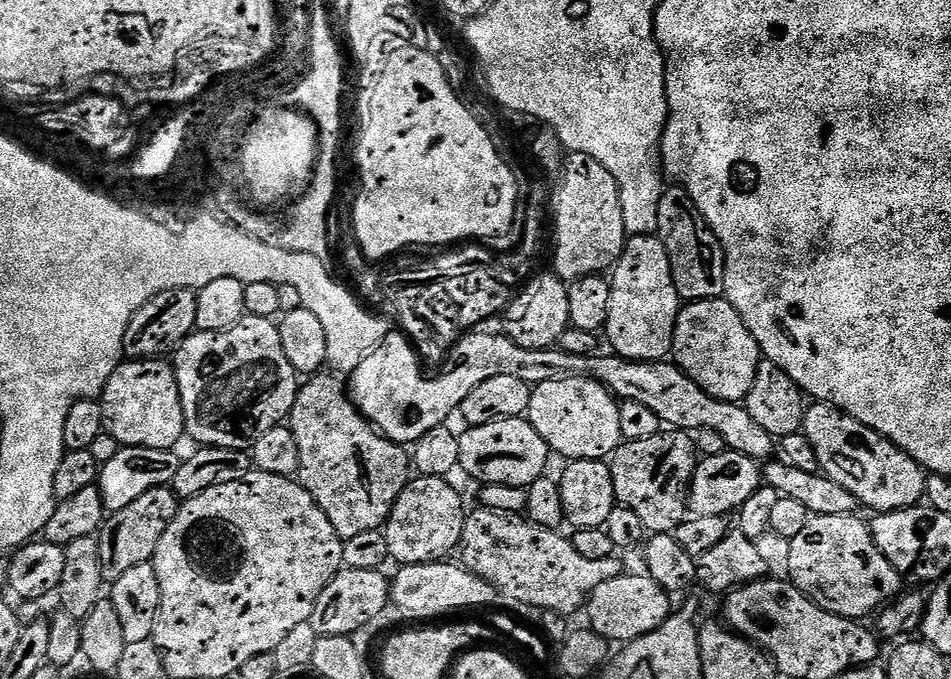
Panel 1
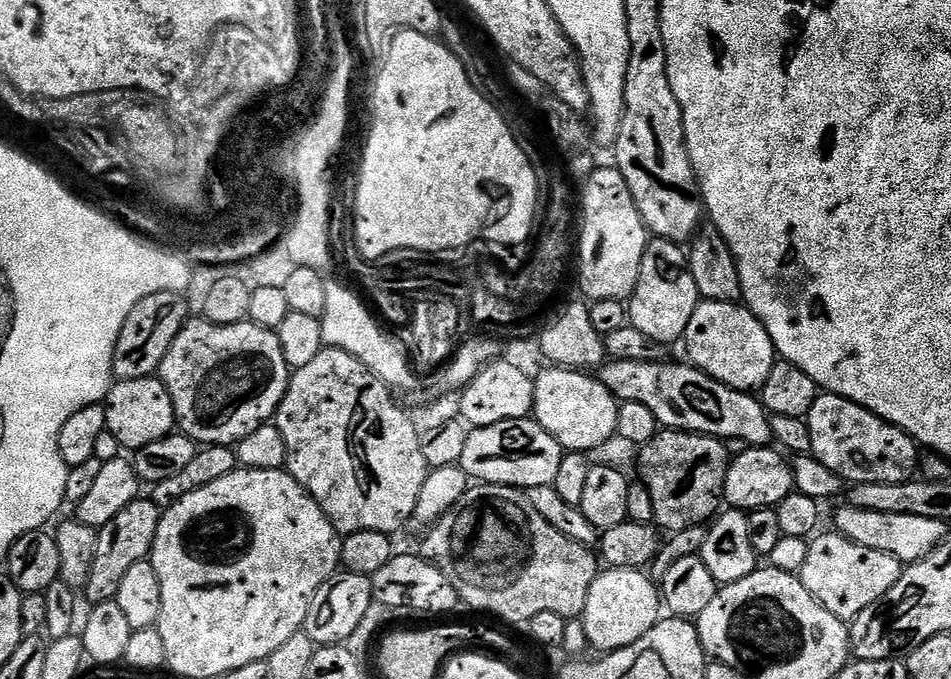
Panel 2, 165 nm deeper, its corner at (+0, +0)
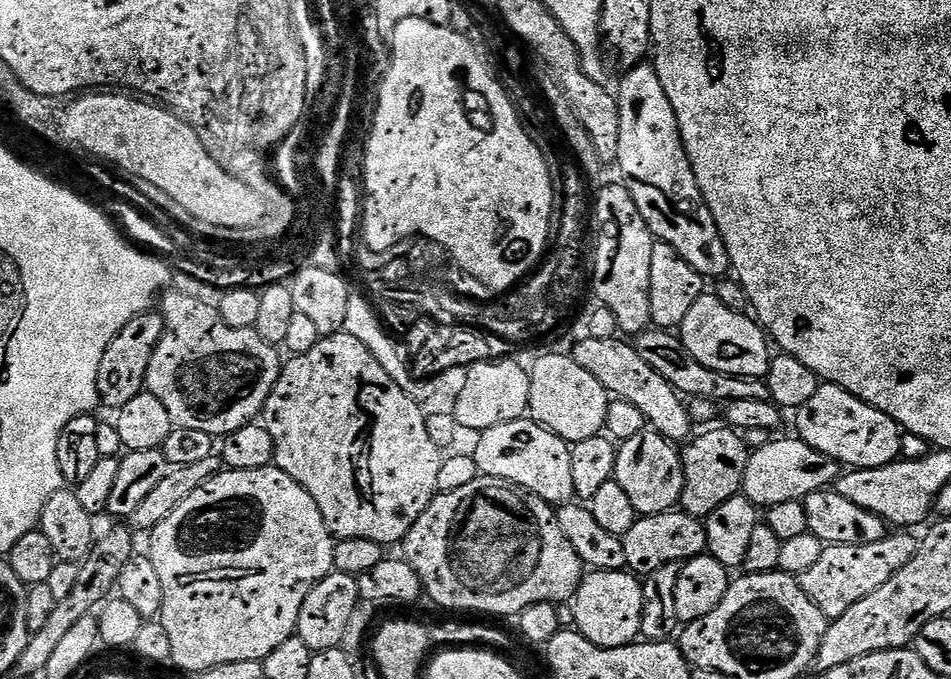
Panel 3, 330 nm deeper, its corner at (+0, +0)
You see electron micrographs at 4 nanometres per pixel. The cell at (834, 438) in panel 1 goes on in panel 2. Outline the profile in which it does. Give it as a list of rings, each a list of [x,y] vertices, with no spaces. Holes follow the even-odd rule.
[[[833,392],[817,395],[812,409],[807,417],[810,438],[812,439],[811,455],[822,462],[822,466],[830,466],[841,481],[849,485],[865,484],[866,482],[902,482],[913,479],[918,468],[918,445],[912,437],[907,436],[898,426],[878,418],[870,410],[850,402],[845,396],[835,396]]]

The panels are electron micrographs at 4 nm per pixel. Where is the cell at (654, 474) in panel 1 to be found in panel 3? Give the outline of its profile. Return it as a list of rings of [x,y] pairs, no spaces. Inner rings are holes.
[[[723,427],[705,436],[697,435],[683,445],[684,489],[679,507],[689,516],[707,518],[722,506],[722,502],[730,502],[730,498],[741,495],[750,449],[739,431]]]

